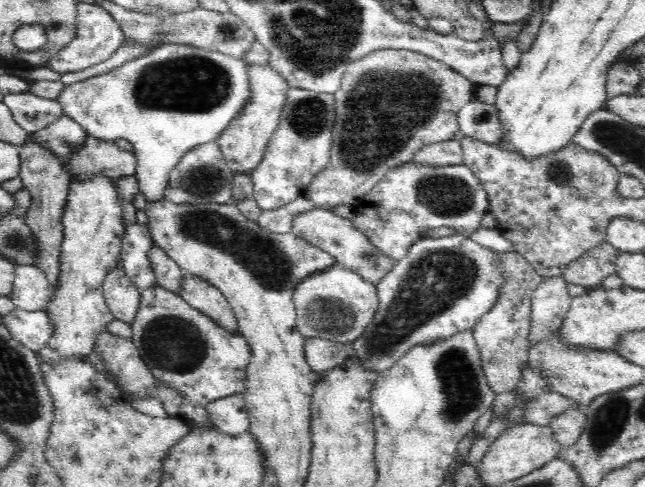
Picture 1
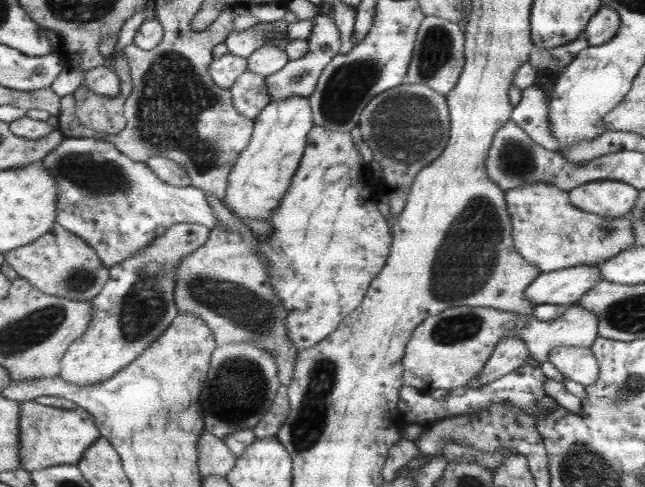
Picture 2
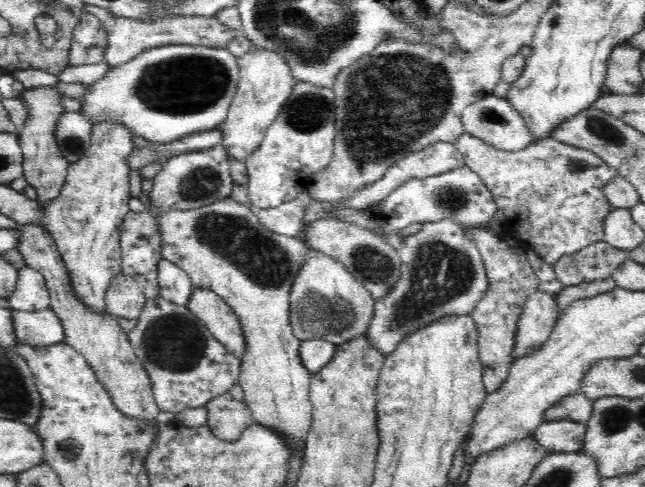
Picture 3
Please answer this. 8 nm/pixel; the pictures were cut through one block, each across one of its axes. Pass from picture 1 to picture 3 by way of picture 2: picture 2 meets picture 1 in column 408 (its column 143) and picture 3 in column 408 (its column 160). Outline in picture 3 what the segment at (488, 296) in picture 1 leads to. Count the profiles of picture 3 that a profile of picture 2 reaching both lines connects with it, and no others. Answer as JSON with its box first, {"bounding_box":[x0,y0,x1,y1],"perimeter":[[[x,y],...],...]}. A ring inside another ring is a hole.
{"bounding_box":[366,221,490,357],"perimeter":[[[444,221],[424,223],[422,230],[403,241],[398,282],[375,300],[375,313],[366,331],[368,345],[387,357],[414,332],[442,318],[471,316],[478,302],[490,290],[490,278],[474,241],[466,238],[464,227]]]}

